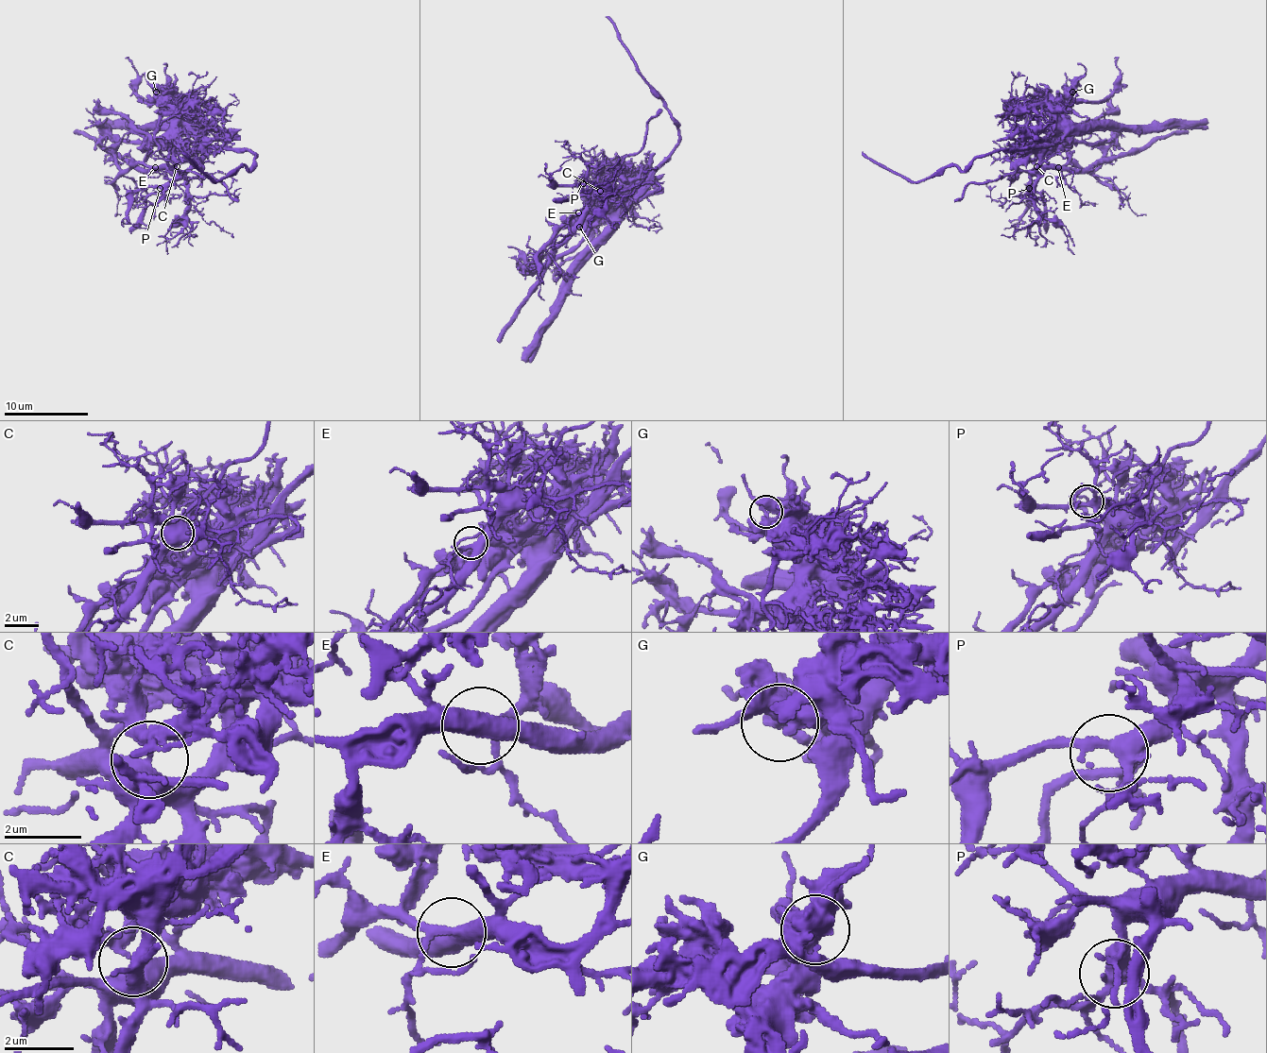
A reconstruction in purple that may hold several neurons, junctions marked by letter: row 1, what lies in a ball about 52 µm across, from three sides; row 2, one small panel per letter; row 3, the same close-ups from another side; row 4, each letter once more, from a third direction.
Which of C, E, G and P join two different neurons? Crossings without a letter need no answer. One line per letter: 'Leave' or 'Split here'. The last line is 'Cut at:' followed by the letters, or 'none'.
C: Split here
E: Leave
G: Split here
P: Leave
Cut at: C, G

